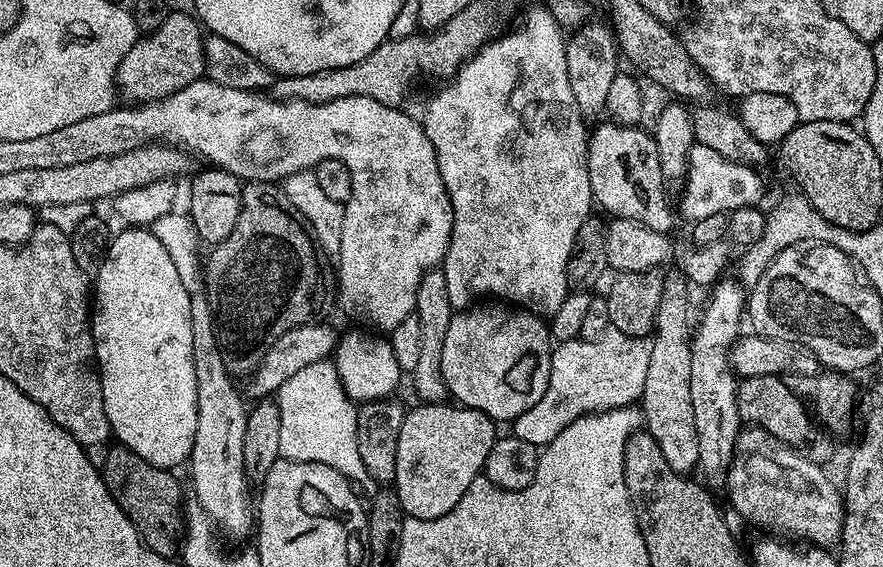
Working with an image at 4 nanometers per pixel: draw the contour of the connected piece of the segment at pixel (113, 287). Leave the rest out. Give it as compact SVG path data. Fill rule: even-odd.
M128 226L111 237L106 249L106 255L99 261L100 273L94 276L94 307L90 312L92 322L92 337L96 347L96 363L100 370L100 385L102 386L102 402L106 406L106 418L112 427L112 436L115 437L123 447L131 450L134 454L141 456L146 462L150 462L159 468L176 470L180 463L187 461L192 455L194 446L194 430L198 426L198 382L194 378L194 334L190 322L190 302L192 292L189 285L184 284L178 276L177 267L170 258L169 251L155 237L147 227Z

